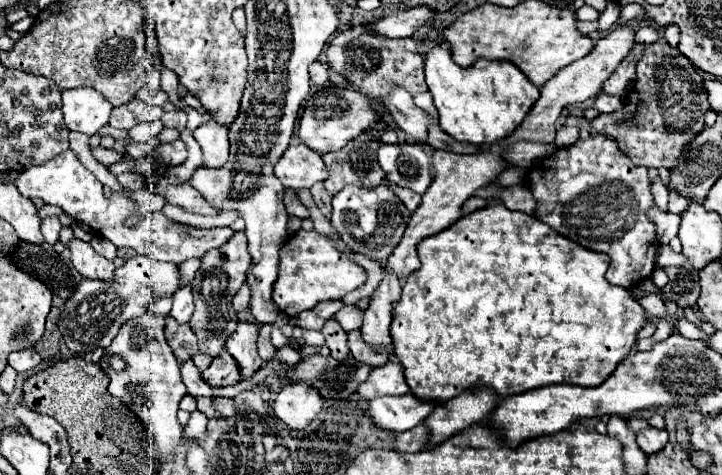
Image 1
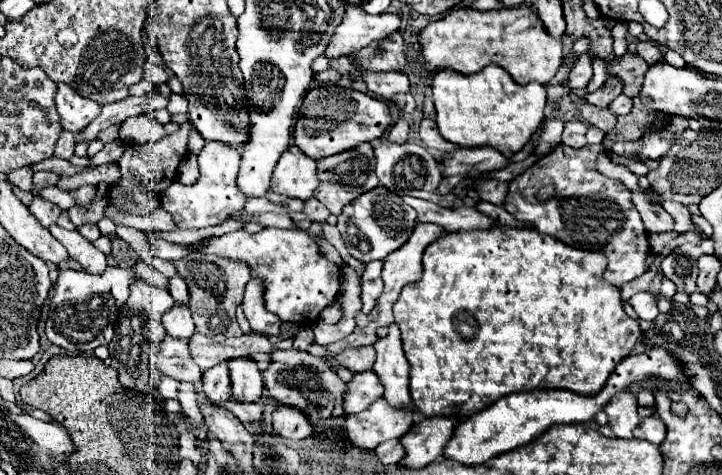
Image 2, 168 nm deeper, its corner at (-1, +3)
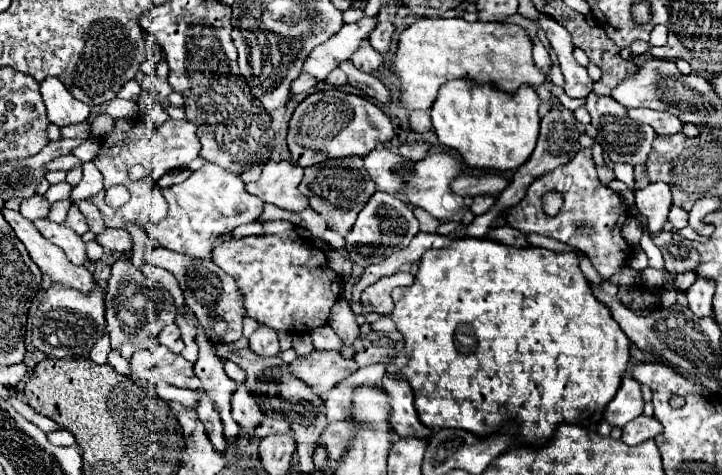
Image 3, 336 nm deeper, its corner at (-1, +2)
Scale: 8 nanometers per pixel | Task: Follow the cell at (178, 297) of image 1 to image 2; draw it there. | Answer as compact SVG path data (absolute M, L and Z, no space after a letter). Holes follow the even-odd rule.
M174 305L162 317L162 325L164 325L166 333L170 337L176 337L176 339L188 339L196 331L194 329L194 321L192 321L190 307L180 307L180 305Z

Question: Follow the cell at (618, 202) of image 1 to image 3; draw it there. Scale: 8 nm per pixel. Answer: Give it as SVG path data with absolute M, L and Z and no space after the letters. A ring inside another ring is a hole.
M582 148L570 162L544 174L544 178L536 178L536 182L528 186L528 194L520 200L520 204L508 210L508 224L524 234L536 232L582 250L590 258L598 274L602 278L610 278L620 272L628 260L630 248L620 234L626 216L628 206L622 202L622 196L600 182L596 174L596 164L592 160L592 148ZM548 190L558 190L564 194L564 206L552 218L544 214L540 204L542 194Z

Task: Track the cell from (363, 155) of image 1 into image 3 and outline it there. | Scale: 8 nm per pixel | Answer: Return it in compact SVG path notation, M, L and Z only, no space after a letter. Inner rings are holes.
M352 156L352 158L320 162L316 166L306 168L304 178L300 182L300 192L308 196L310 206L328 222L328 228L346 236L346 232L352 228L358 212L362 210L362 206L376 192L376 186L372 182L372 178L368 178L368 172L364 170L364 158Z

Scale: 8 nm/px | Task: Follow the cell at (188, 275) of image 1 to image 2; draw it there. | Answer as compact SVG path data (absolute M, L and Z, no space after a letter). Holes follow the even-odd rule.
M178 275L172 277L168 291L170 291L174 303L178 303L178 305L186 305L186 303L188 303L188 289L186 289L186 283L184 283L184 279L180 279Z

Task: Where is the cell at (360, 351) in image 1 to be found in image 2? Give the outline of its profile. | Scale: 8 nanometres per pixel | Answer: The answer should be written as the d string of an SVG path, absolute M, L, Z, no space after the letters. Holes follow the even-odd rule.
M312 343L308 347L308 353L326 359L326 363L332 369L336 369L336 363L338 363L340 367L346 367L352 373L370 371L374 367L374 361L376 361L376 351L374 351L374 347L372 346L358 347L358 349L344 349L342 353L332 355L332 353L326 351L326 347L320 347L320 345Z

